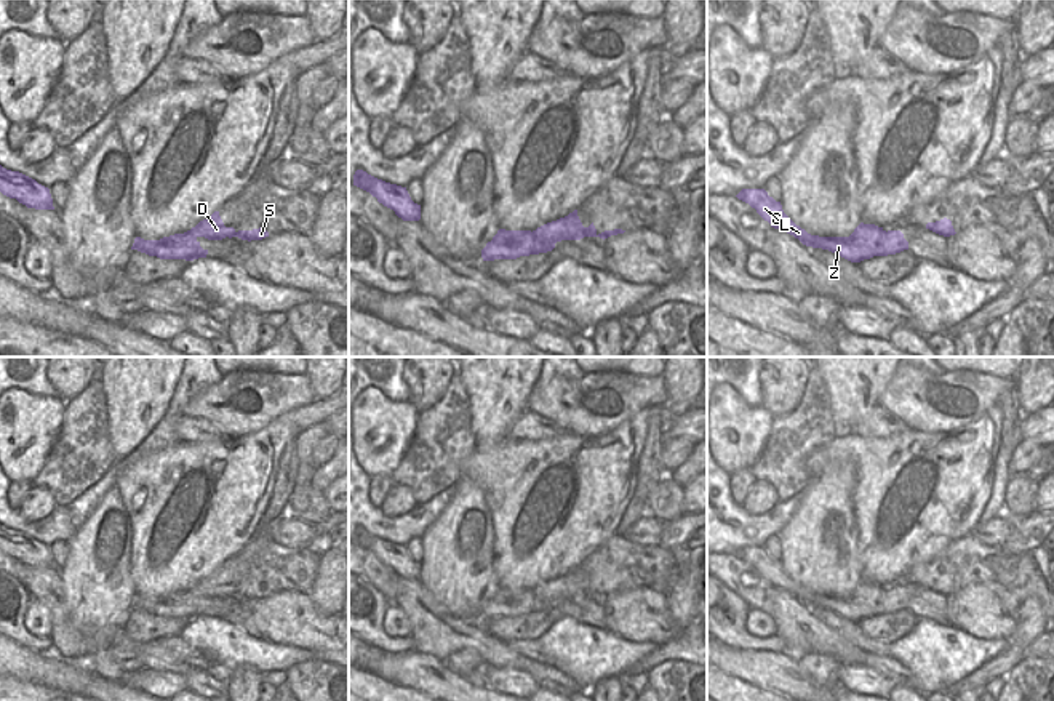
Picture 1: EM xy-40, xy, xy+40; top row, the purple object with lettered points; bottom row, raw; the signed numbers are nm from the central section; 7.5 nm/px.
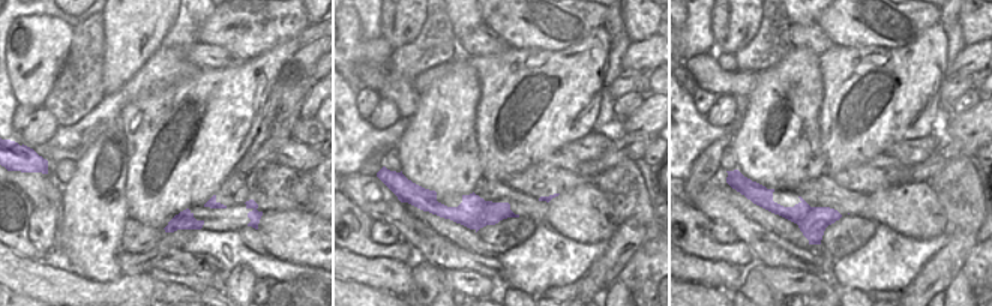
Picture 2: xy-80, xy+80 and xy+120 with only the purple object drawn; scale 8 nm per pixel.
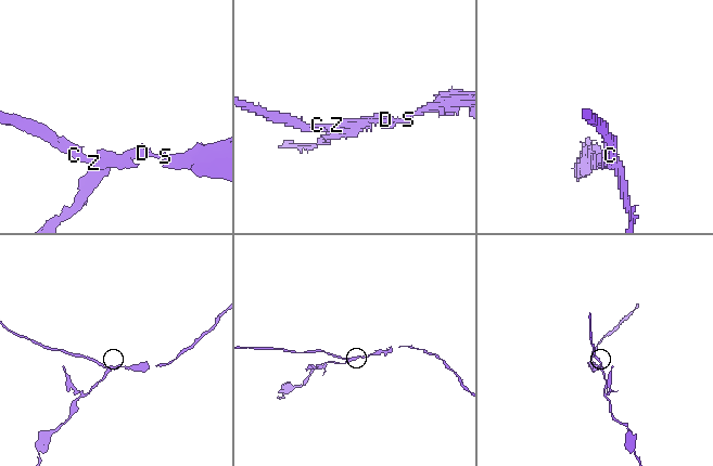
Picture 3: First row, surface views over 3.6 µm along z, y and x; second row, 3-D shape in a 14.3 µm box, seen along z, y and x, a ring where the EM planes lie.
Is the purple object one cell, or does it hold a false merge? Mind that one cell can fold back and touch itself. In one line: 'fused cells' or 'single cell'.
fused cells

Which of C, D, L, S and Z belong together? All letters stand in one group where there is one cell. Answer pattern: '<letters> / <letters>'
C L Z / D S

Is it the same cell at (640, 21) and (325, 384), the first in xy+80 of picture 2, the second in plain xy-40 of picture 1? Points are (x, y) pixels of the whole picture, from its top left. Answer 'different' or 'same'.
same

